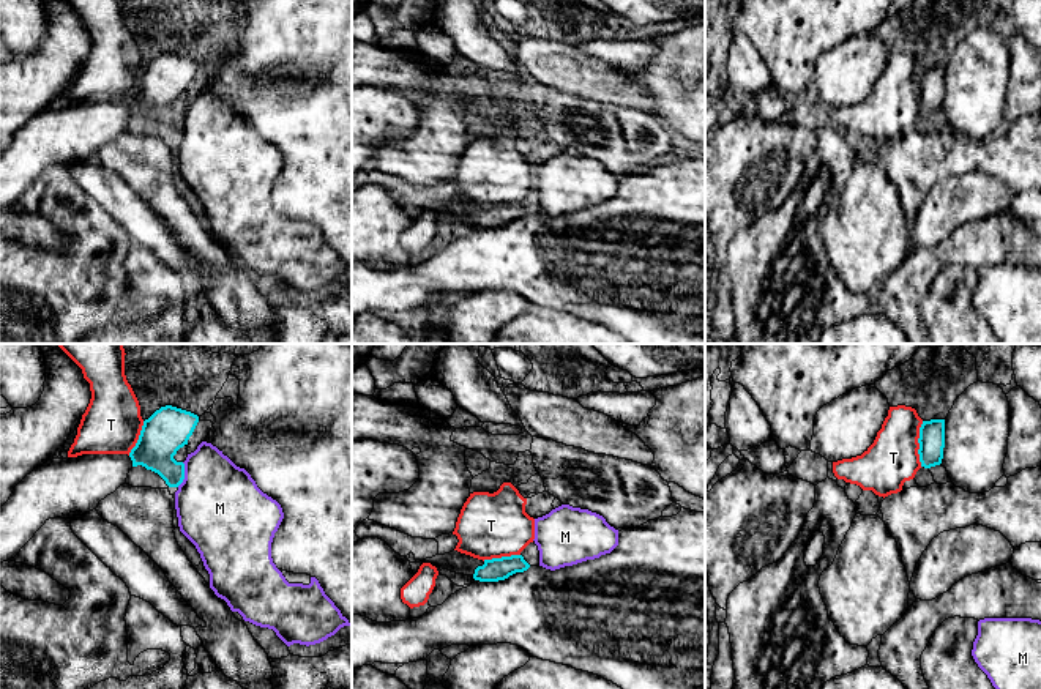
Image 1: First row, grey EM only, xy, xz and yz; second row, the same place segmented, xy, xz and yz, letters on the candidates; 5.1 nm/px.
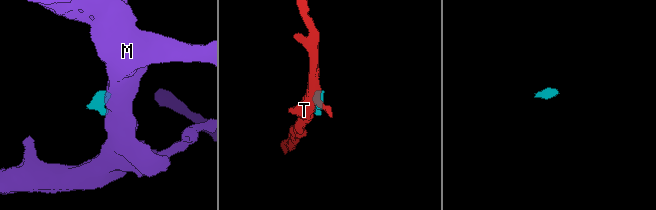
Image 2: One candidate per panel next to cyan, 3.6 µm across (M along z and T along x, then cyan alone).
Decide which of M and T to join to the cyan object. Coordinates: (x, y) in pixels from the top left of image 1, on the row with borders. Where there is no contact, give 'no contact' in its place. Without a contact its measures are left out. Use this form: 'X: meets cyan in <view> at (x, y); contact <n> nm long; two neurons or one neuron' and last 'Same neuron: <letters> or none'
M: meets cyan in xy at (183, 475); contact 130 nm long; two neurons
T: meets cyan in yz at (918, 442); contact 240 nm long; two neurons
Same neuron: none

